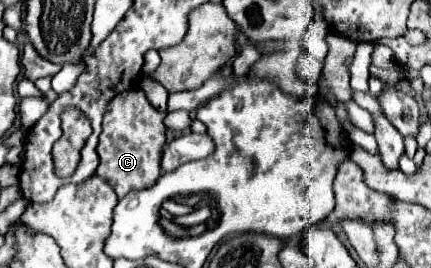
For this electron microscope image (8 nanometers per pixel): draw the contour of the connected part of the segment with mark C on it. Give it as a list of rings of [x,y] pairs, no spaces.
[[[140,87],[118,93],[108,103],[98,143],[98,155],[102,161],[96,175],[102,177],[118,197],[124,197],[132,189],[144,189],[160,177],[160,149],[166,143],[164,117],[166,113],[152,109]]]

